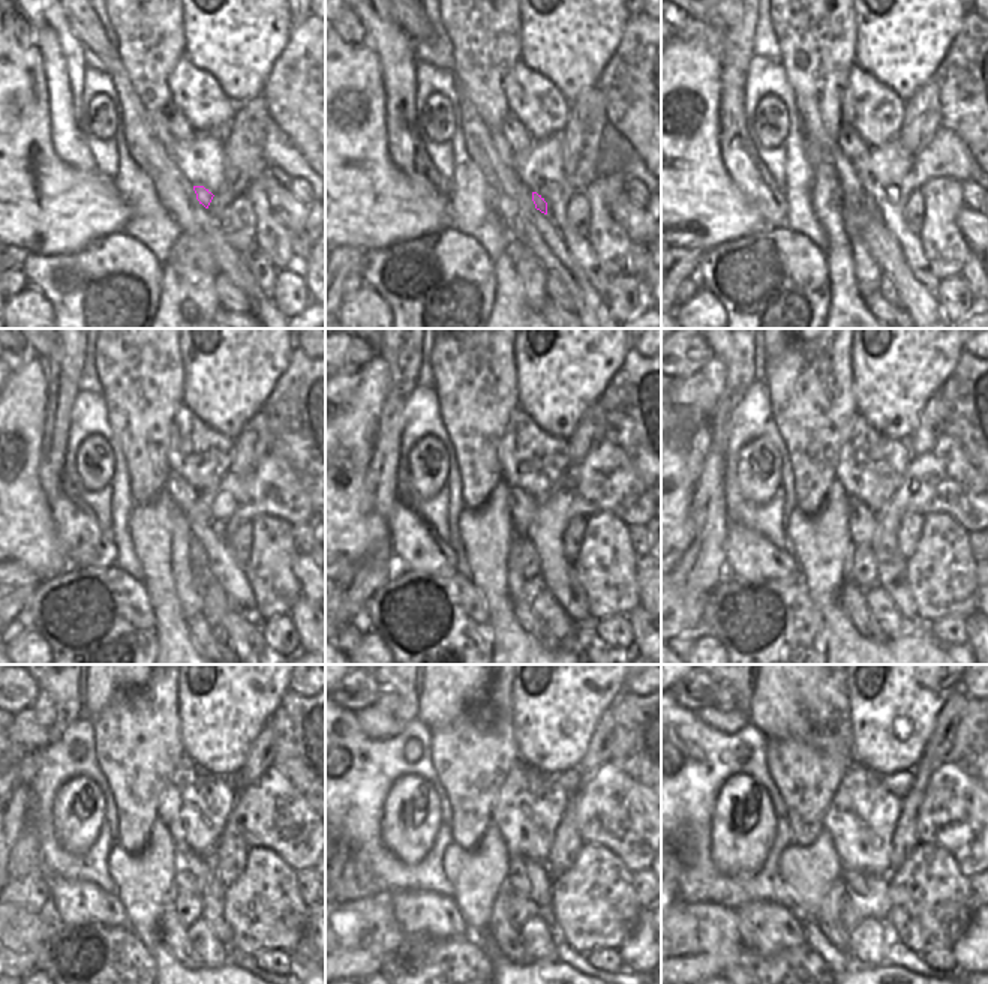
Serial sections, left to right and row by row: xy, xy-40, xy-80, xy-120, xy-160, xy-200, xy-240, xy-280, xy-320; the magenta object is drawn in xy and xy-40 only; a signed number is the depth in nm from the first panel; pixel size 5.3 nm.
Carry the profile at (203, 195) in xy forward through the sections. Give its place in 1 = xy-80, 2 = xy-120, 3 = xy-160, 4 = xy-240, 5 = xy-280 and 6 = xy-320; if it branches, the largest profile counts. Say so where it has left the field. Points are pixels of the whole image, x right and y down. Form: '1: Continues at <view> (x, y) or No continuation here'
1: Continues at xy-80 (870, 206)
2: Continues at xy-120 (197, 552)
3: Continues at xy-160 (529, 561)
4: Continues at xy-240 (188, 906)
5: Continues at xy-280 (520, 909)
6: Continues at xy-320 (850, 918)

